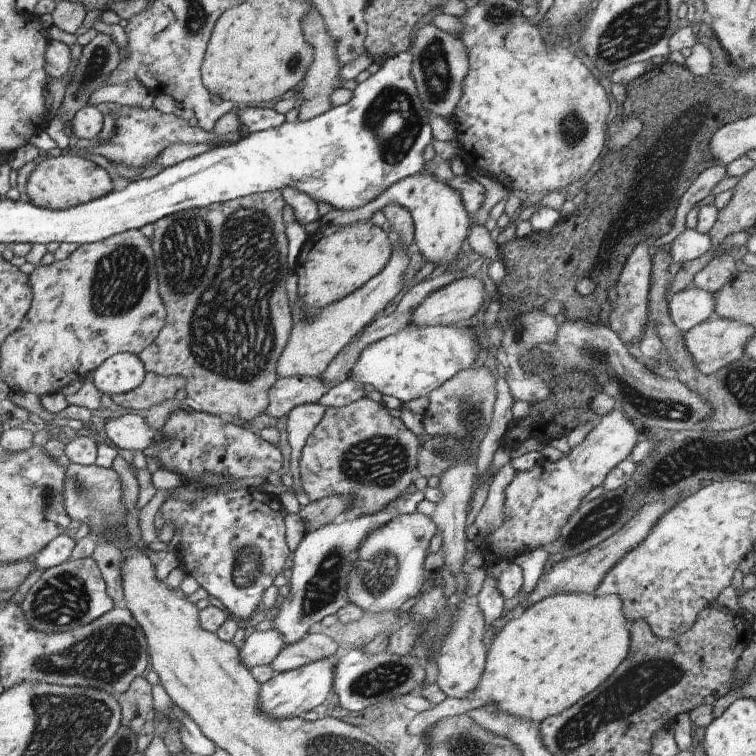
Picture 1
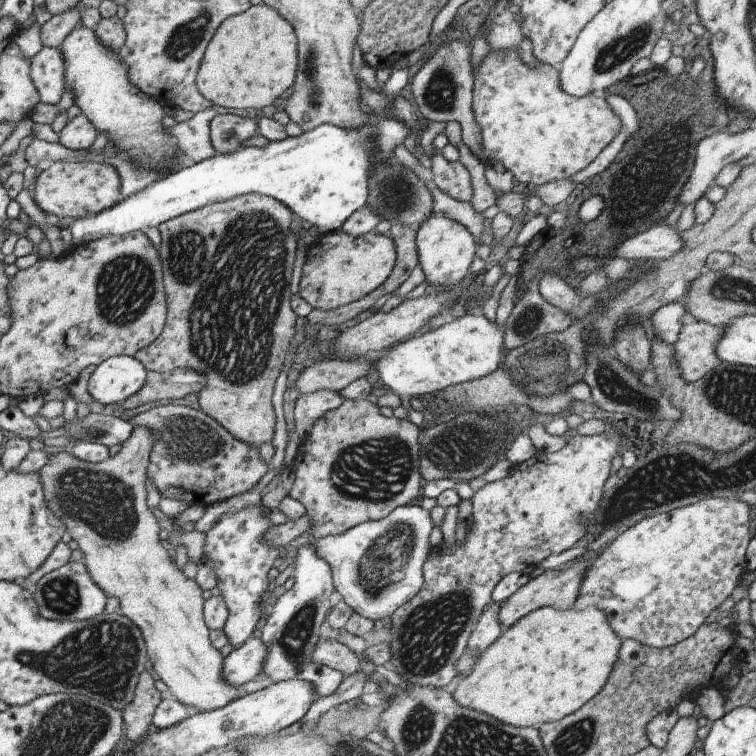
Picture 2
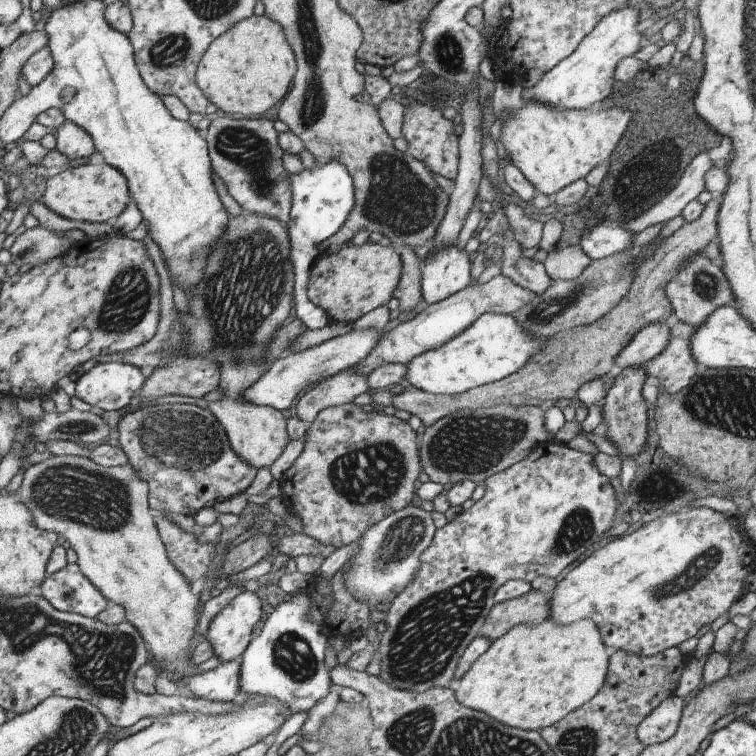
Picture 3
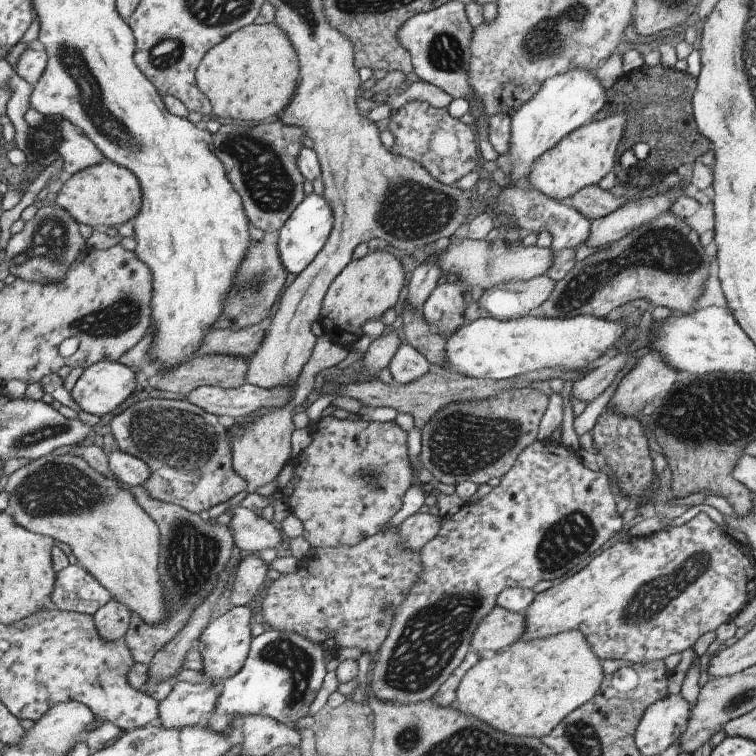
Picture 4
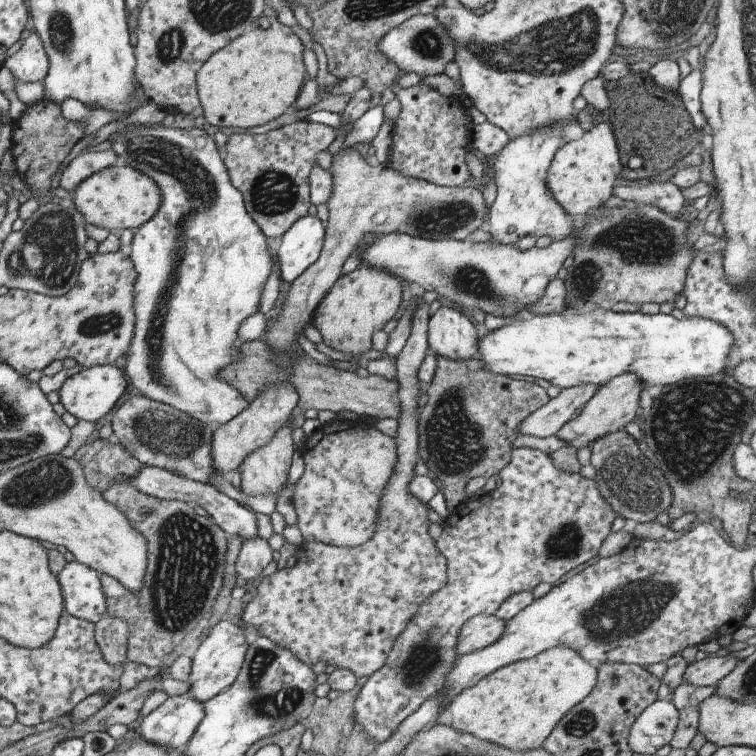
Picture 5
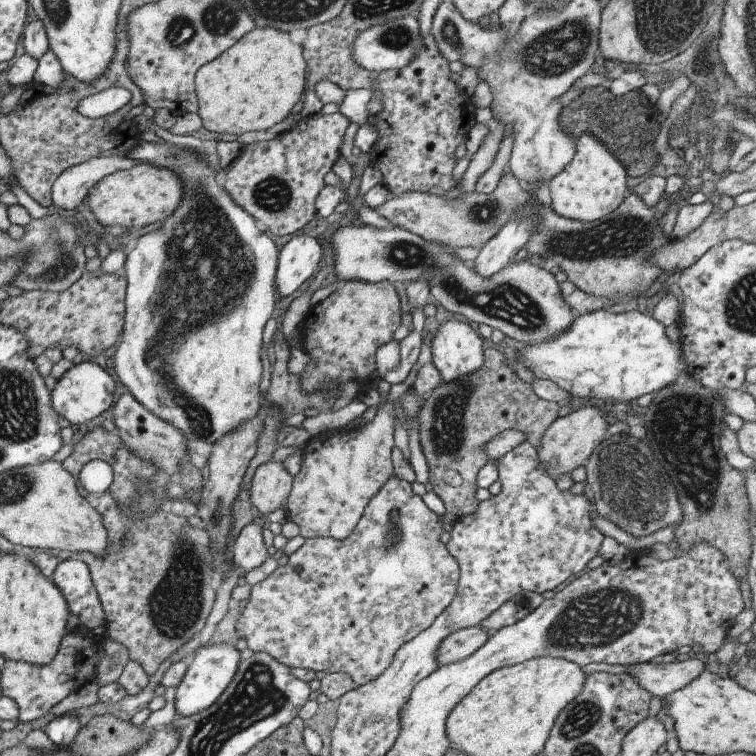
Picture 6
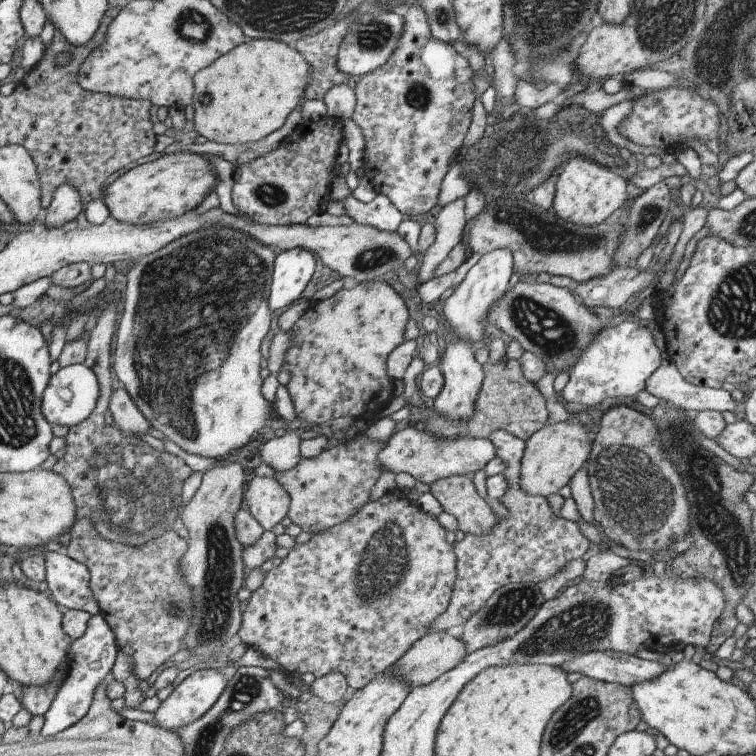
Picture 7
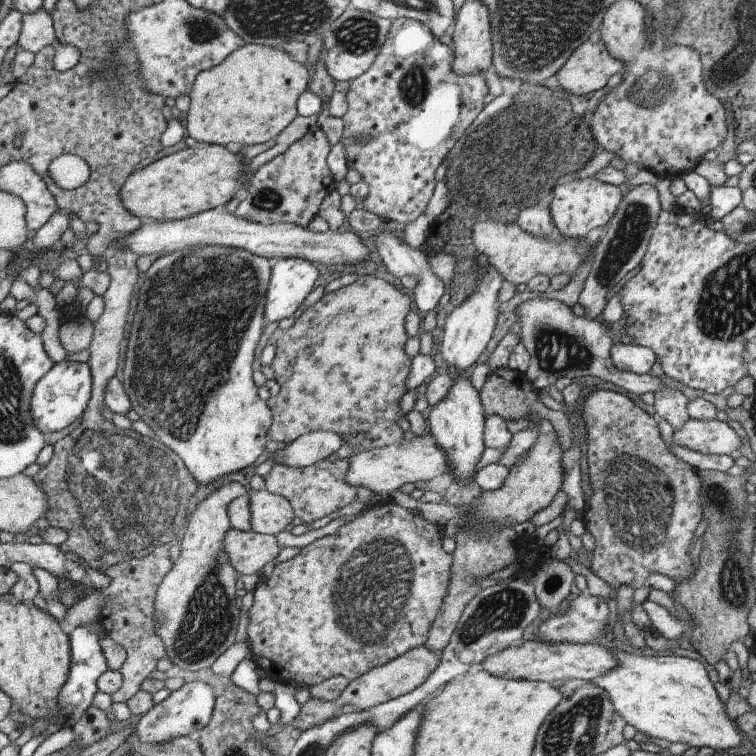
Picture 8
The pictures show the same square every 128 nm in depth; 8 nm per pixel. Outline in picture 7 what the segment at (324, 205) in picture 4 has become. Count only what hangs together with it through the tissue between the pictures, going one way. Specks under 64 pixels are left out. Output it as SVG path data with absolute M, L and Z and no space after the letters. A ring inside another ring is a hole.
M303 248L284 250L274 258L267 306L271 312L293 304L312 279L316 256Z

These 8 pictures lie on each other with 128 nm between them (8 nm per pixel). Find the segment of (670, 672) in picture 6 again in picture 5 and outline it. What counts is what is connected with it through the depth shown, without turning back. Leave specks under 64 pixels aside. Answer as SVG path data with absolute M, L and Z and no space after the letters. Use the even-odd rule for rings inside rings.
M710 655L694 664L687 665L682 681L694 686L715 685L719 683L738 664L733 655Z

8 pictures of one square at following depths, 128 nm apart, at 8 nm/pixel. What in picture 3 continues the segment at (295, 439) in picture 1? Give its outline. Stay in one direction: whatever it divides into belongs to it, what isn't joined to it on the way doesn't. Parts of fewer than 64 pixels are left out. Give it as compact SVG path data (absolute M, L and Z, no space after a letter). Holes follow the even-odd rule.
M357 364L343 368L315 388L303 394L295 404L294 416L310 425L317 413L324 408L353 402L359 394L366 392L367 374L353 372Z

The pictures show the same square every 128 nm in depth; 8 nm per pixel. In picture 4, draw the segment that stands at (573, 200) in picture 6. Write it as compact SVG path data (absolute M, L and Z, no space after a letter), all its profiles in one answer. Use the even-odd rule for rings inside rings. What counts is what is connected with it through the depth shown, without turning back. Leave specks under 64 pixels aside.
M619 113L607 116L603 120L595 120L572 132L569 132L566 136L563 136L558 142L545 150L532 164L530 172L528 173L528 184L539 193L542 193L546 198L555 199L559 201L568 201L568 199L577 190L584 188L588 185L596 185L598 180L605 176L607 172L612 170L614 163L616 162L617 146L621 141L624 129L626 126L626 114Z

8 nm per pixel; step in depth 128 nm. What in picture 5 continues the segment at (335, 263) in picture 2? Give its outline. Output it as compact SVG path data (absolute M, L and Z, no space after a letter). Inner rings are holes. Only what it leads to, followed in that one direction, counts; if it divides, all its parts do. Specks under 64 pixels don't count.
M365 264L360 265L348 274L340 275L312 314L311 325L319 331L323 339L322 343L333 350L350 354L351 360L371 356L373 353L370 346L370 337L374 331L380 331L387 321L393 319L398 310L402 291L402 284L398 279L384 269L376 269Z

